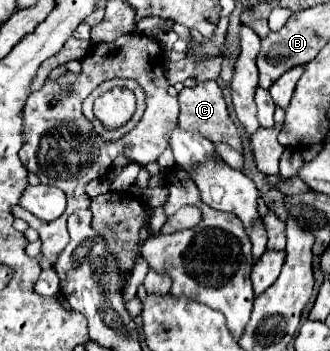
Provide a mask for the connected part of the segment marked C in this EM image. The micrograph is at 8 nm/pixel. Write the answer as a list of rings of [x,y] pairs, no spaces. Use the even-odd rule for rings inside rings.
[[[199,82],[193,88],[183,88],[177,98],[179,98],[179,106],[181,106],[181,112],[179,112],[181,128],[199,132],[211,142],[225,142],[239,152],[243,150],[241,148],[241,138],[237,134],[237,128],[235,128],[233,120],[227,114],[227,104],[225,104],[225,98],[223,98],[221,88],[217,86],[217,82]]]

